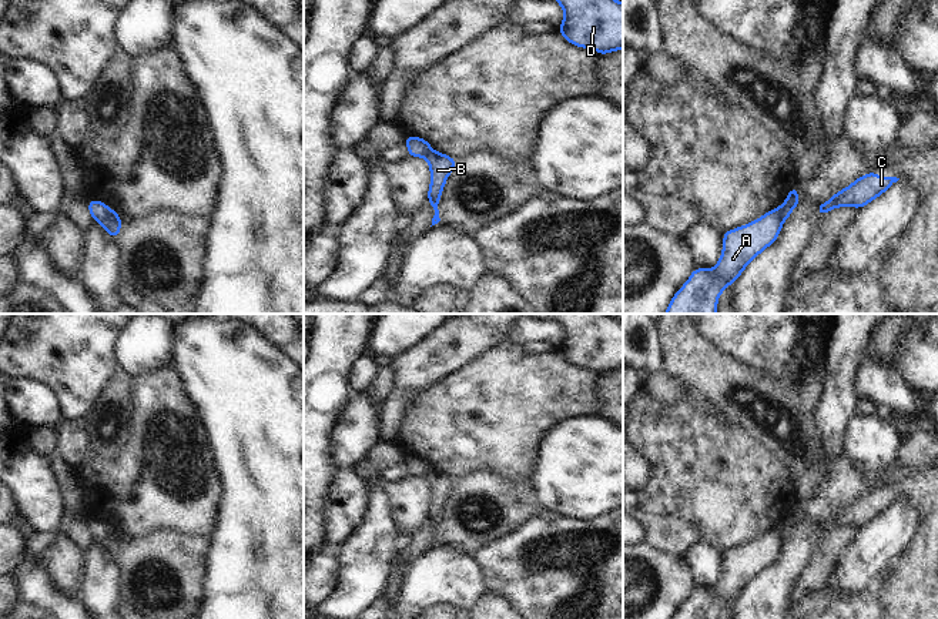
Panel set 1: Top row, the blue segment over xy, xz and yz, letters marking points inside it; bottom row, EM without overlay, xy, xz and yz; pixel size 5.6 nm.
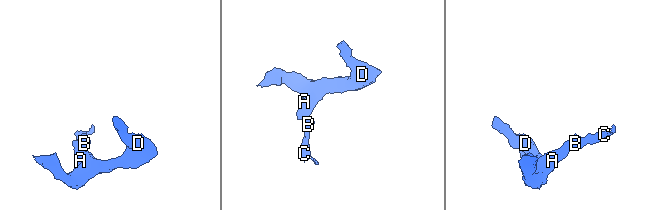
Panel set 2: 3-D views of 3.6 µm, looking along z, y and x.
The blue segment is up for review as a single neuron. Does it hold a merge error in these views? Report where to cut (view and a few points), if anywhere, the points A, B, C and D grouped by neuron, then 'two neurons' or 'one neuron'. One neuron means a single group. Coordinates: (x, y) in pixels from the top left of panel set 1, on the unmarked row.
cut yz (777, 528), (783, 539); groups A D / B C; two neurons

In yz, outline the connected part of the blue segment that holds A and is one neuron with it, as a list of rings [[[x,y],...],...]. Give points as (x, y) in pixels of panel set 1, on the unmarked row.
[[[773,528],[747,545],[724,551],[717,585],[713,589],[694,588],[671,619],[718,619],[738,599],[747,583],[777,559],[781,546],[780,529]]]

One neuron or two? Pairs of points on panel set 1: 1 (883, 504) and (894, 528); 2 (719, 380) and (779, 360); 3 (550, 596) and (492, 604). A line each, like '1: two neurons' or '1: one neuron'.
1: two neurons
2: two neurons
3: two neurons

